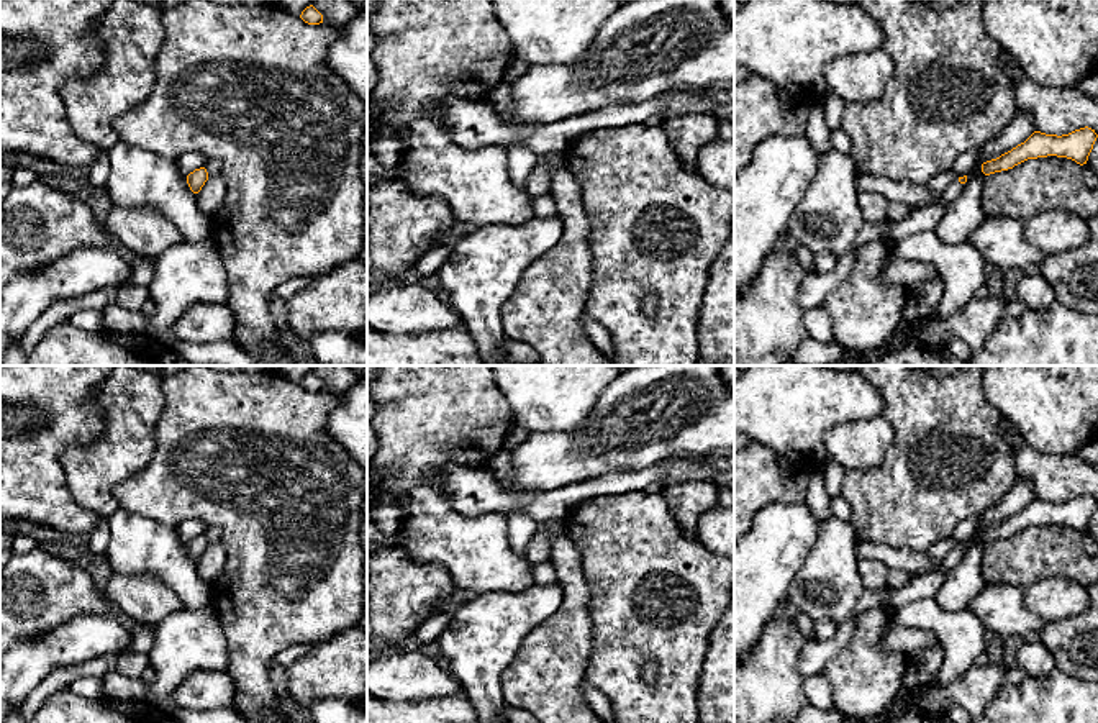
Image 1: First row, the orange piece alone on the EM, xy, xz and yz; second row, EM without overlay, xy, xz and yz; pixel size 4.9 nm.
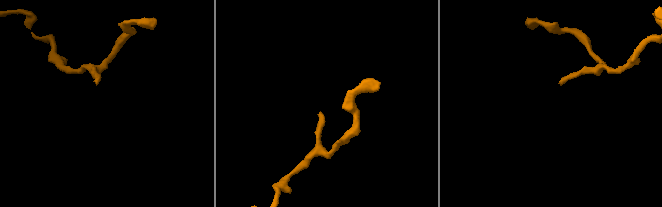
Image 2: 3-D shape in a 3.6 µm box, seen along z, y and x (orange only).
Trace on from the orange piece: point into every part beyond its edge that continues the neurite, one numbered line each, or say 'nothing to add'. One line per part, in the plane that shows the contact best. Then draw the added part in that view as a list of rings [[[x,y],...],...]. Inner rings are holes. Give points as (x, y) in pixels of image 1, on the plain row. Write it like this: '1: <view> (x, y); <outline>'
1: yz (815, 654); [[[955,544],[949,554],[939,562],[939,567],[923,574],[913,575],[908,584],[898,589],[880,587],[865,590],[857,602],[849,620],[837,625],[836,634],[829,641],[806,641],[798,656],[798,671],[803,677],[823,672],[828,661],[831,661],[842,648],[846,648],[854,634],[857,618],[872,608],[888,605],[893,612],[913,603],[919,598],[934,598],[947,575],[962,561],[964,551]]]

